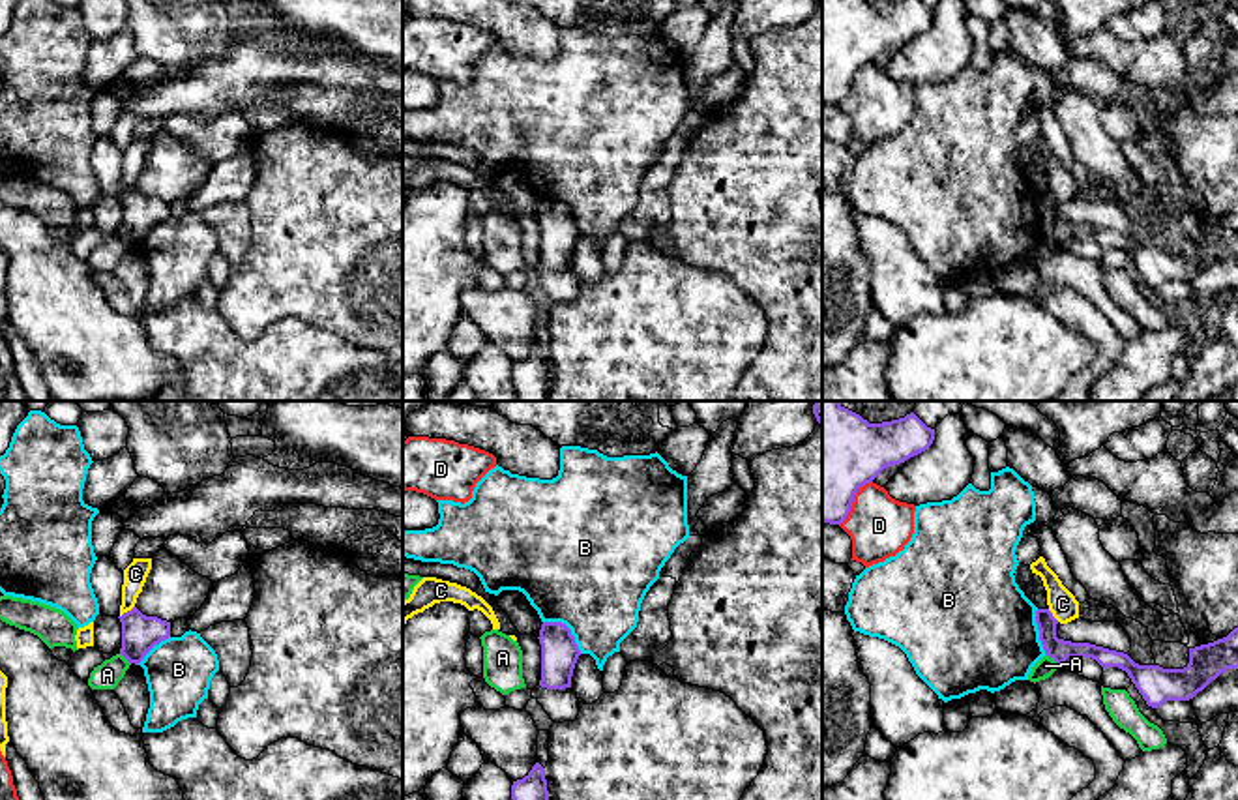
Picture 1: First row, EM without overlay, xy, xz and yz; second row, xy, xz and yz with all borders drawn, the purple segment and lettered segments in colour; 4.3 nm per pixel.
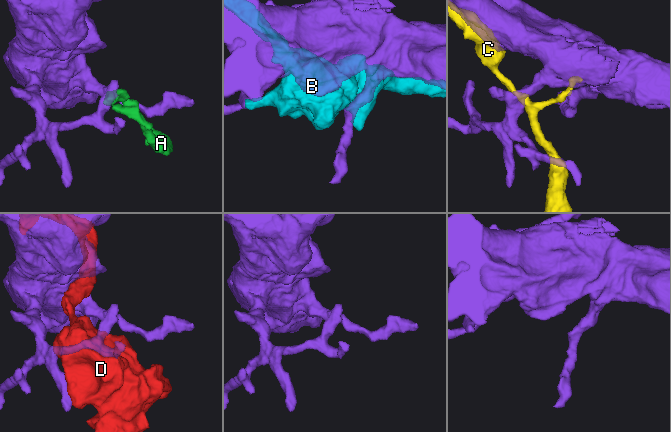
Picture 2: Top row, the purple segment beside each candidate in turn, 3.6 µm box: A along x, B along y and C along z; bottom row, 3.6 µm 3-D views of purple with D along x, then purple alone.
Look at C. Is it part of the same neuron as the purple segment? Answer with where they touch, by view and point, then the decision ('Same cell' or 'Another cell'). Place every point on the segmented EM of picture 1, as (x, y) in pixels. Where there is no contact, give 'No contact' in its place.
Touches purple at xy (128, 611). Another cell

